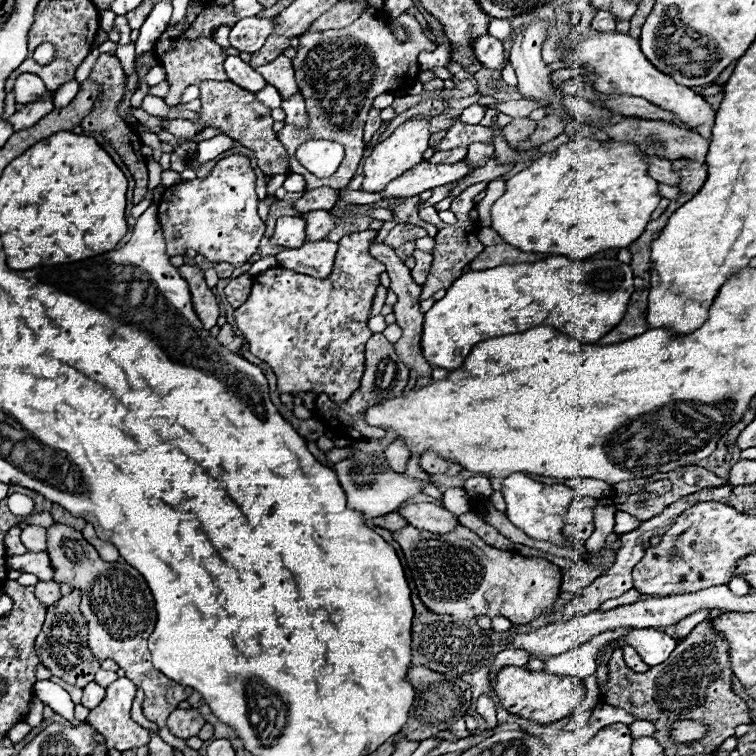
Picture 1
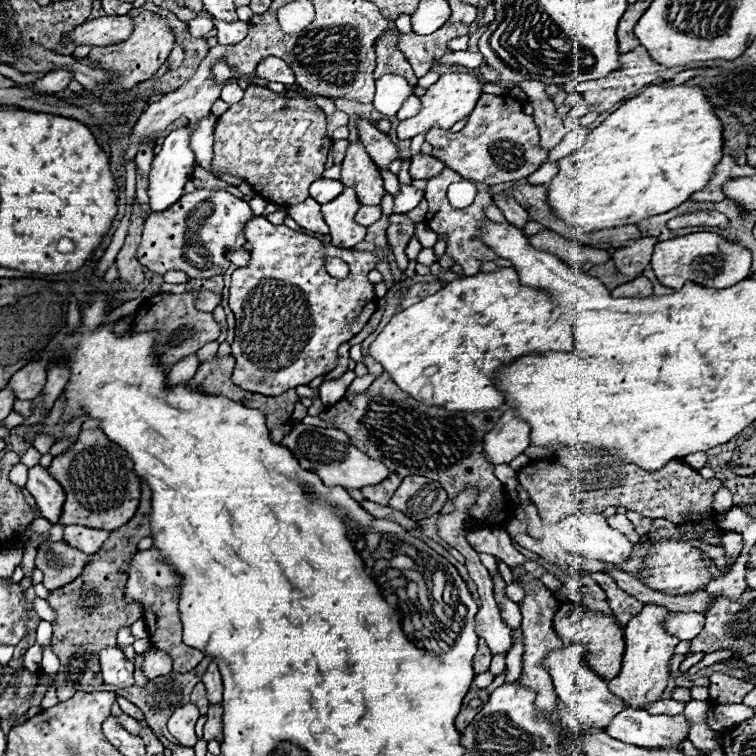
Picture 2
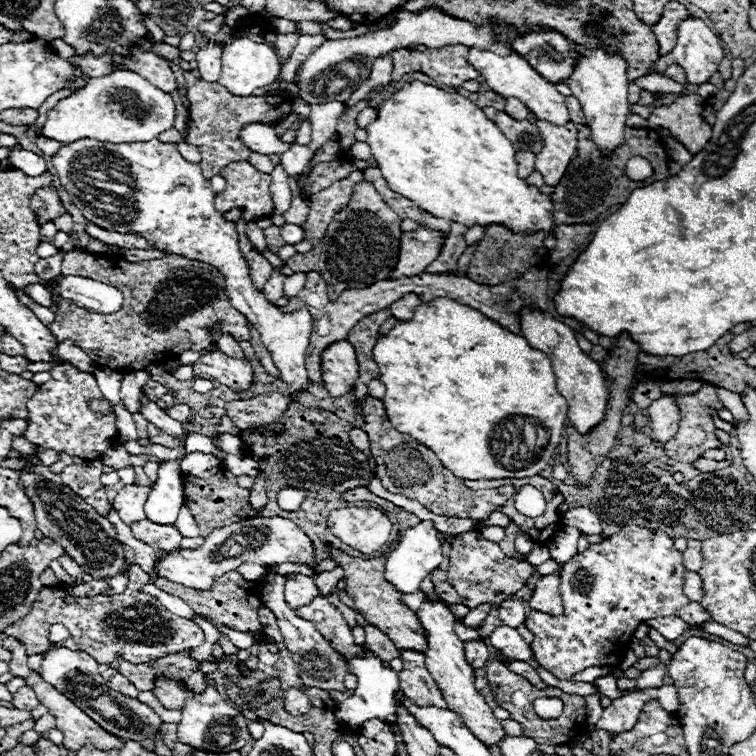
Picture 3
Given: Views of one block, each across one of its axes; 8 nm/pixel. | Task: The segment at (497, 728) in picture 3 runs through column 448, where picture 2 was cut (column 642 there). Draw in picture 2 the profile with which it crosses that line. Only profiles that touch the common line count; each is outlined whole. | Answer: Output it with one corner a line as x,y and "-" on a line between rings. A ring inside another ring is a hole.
644,604
640,616
632,618
624,630
624,658
622,658
622,670
616,678
612,678
608,684
620,700
624,700
626,708
646,708
646,704
652,704
652,700
658,700
668,686
670,680
670,658
674,656
674,648
680,640
676,636
670,636
664,632
660,620
668,614
666,608

